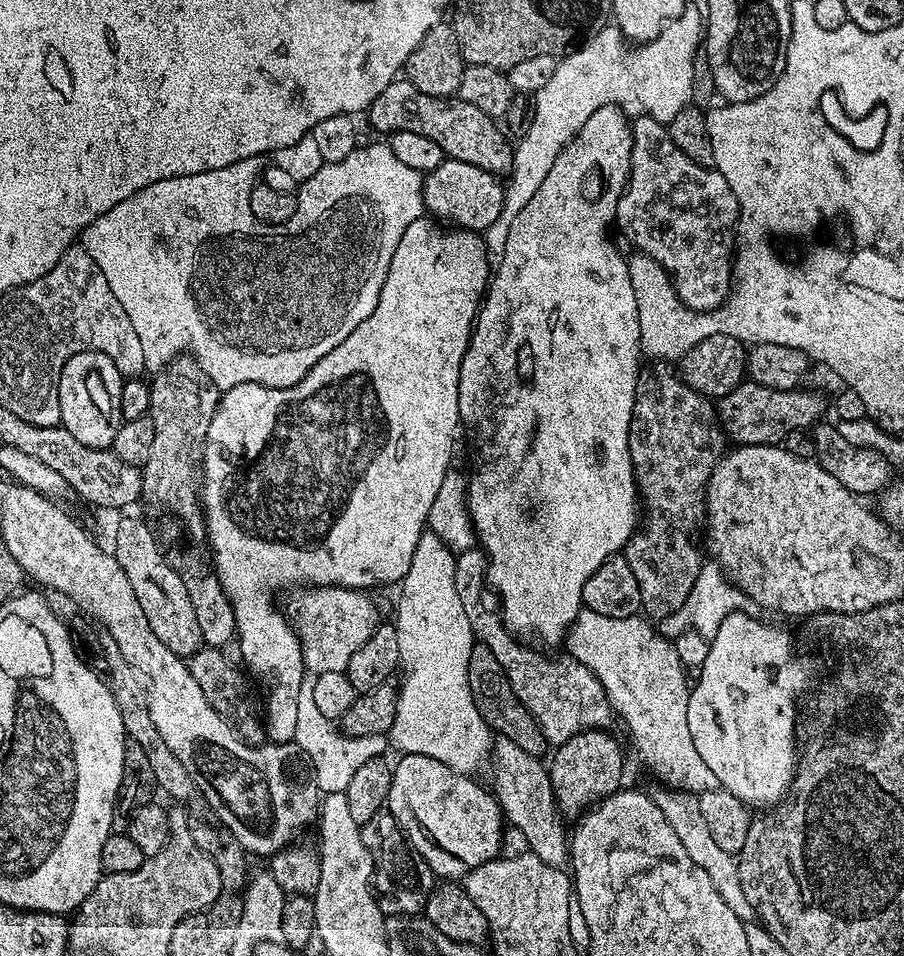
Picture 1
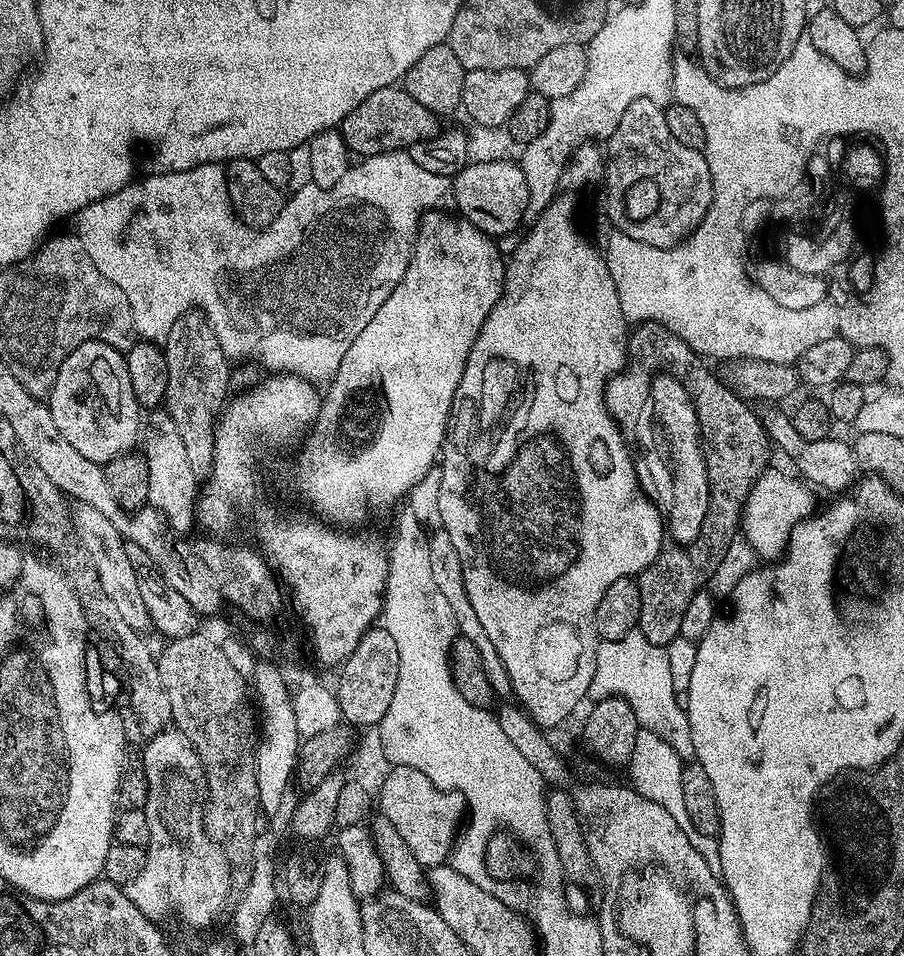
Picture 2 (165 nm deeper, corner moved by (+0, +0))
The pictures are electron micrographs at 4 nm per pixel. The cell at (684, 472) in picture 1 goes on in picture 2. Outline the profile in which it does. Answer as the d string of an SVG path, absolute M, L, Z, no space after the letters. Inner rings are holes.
M649 320L643 321L639 325L640 328L635 329L634 332L634 352L635 354L641 356L648 356L648 360L658 361L662 370L666 370L667 375L671 376L674 380L680 380L684 384L684 389L687 390L689 396L692 398L692 405L694 410L698 414L698 426L700 427L700 438L702 441L702 447L704 449L704 460L708 463L708 489L710 490L710 502L708 503L708 520L704 523L704 529L702 534L698 534L698 538L693 544L687 546L668 546L665 547L658 554L658 558L654 558L654 562L650 566L646 566L646 570L640 573L638 577L638 583L640 585L641 592L641 612L640 612L640 621L638 625L638 630L641 634L646 637L650 642L661 646L667 646L673 639L680 636L680 627L682 626L682 616L686 611L686 606L690 605L690 600L694 598L698 592L705 587L712 579L712 576L715 572L722 566L722 558L726 555L726 550L729 549L730 544L738 537L738 533L742 528L742 517L744 514L744 503L746 498L750 494L750 490L754 486L754 482L758 482L758 478L765 470L769 467L768 464L768 448L770 449L770 439L766 430L762 426L762 422L759 417L756 416L756 409L751 403L747 400L743 400L738 393L733 392L731 388L728 387L727 383L723 379L720 380L707 368L704 364L699 364L699 360L702 360L701 353L696 352L692 349L686 341L682 338L678 338L678 334L671 332L666 326L662 326L658 322L650 322Z

